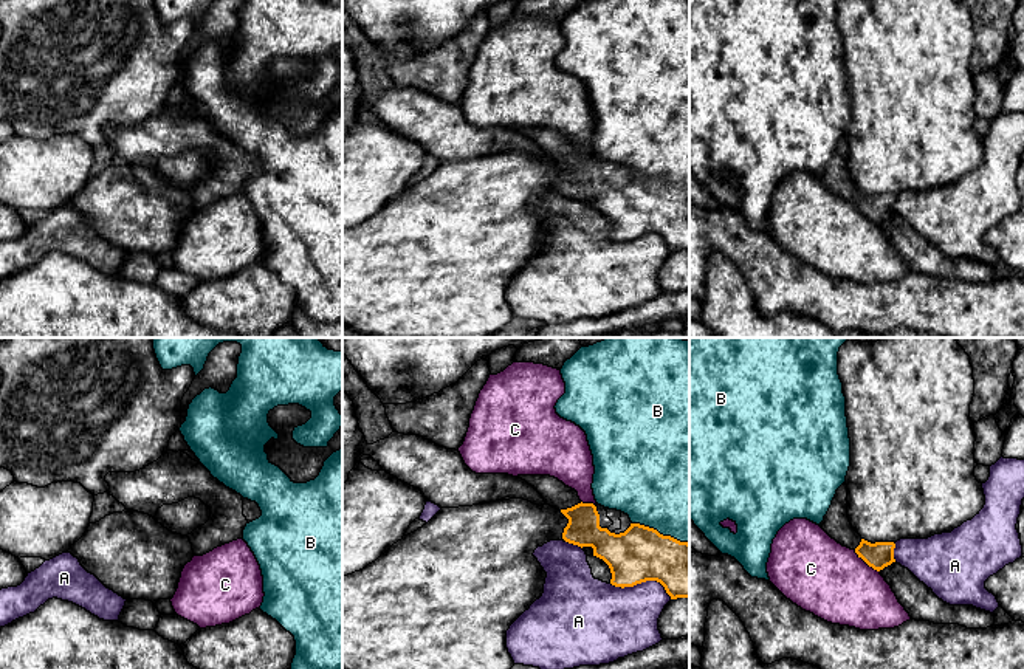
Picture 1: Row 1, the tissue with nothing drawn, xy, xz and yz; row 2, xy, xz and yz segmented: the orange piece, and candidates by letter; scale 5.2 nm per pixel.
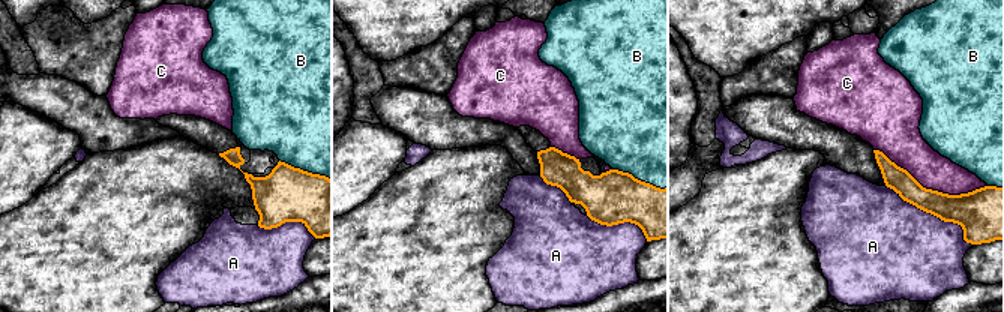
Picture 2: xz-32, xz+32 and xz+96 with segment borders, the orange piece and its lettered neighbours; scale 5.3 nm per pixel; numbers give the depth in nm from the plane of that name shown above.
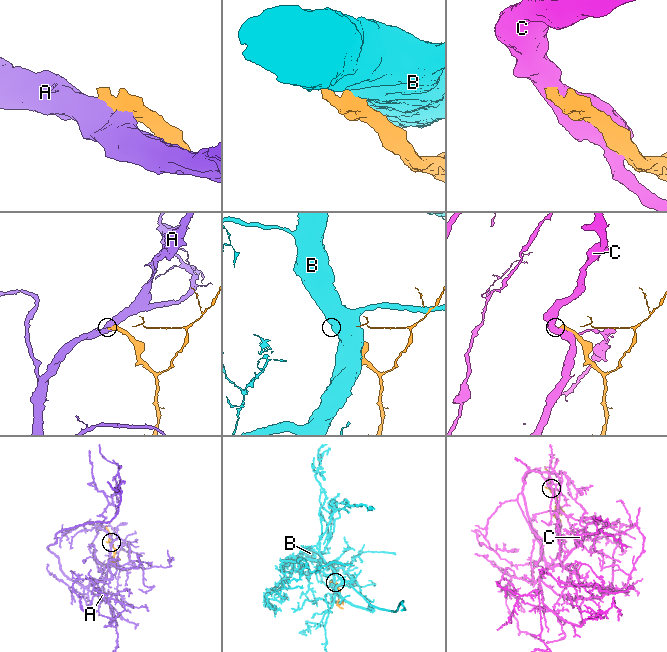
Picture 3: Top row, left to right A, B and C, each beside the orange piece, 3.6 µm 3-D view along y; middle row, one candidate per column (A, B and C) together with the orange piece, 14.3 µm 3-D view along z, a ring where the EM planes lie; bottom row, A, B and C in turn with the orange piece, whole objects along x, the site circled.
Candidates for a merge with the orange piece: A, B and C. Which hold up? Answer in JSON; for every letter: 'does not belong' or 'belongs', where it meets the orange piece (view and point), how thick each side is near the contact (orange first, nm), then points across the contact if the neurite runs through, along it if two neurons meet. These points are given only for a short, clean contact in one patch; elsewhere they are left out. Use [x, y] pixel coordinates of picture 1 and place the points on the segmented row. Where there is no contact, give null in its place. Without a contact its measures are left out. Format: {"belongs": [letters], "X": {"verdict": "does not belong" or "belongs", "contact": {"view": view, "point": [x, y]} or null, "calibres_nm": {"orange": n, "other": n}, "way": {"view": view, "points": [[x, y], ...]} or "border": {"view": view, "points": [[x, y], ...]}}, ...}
{"belongs": [], "A": {"verdict": "does not belong", "contact": {"view": "xz", "point": [643, 581]}, "calibres_nm": {"orange": 280, "other": 360}}, "B": {"verdict": "does not belong", "contact": {"view": "xz", "point": [659, 533]}, "calibres_nm": {"orange": 280, "other": 480}}, "C": {"verdict": "does not belong", "contact": {"view": "yz", "point": [866, 562]}, "calibres_nm": {"orange": 140, "other": 380}}}

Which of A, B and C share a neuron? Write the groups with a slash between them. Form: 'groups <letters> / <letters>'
groups A / B / C

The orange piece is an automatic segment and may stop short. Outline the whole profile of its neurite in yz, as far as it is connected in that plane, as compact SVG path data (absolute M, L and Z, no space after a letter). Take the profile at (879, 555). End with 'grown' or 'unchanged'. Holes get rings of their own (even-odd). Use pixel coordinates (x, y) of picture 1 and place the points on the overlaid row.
M847 485L837 489L832 505L820 525L832 539L854 550L869 567L880 571L895 562L894 542L864 540L850 525L847 517Z; grown

